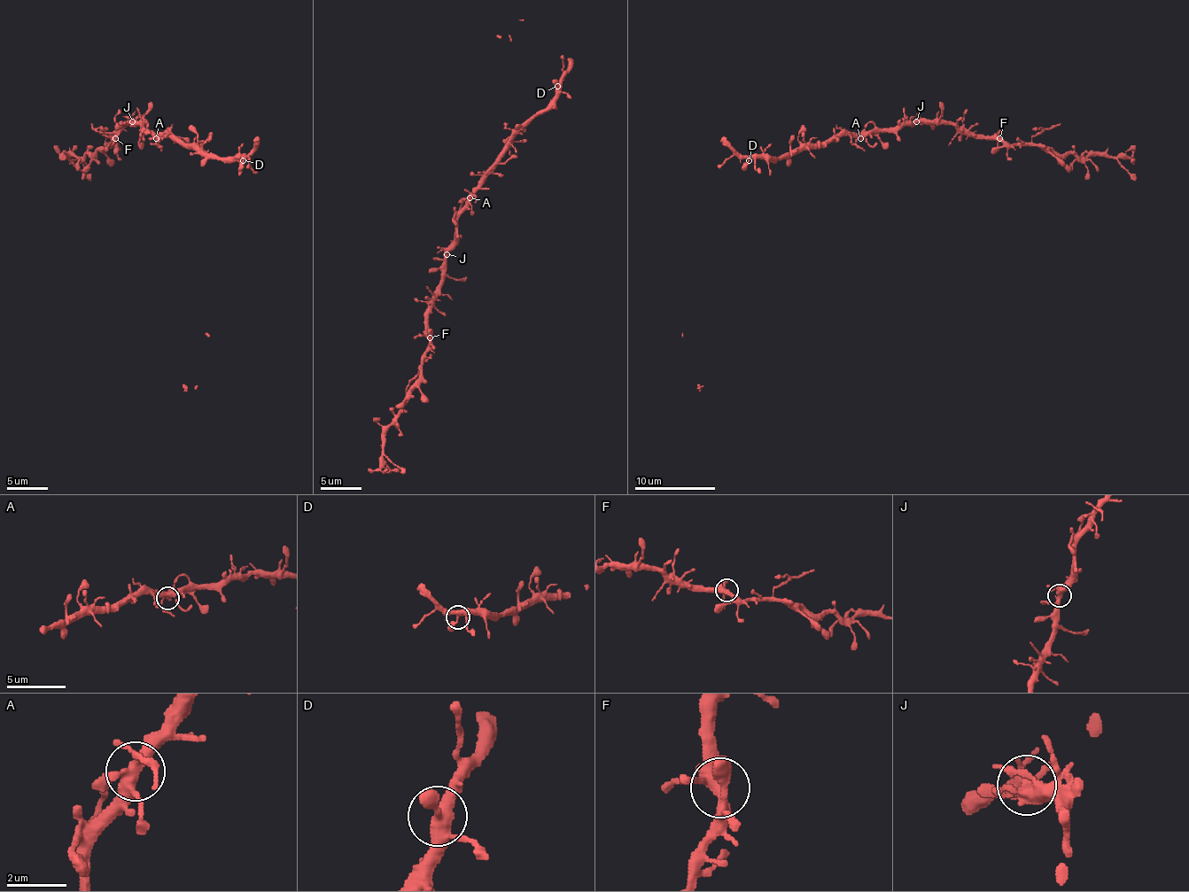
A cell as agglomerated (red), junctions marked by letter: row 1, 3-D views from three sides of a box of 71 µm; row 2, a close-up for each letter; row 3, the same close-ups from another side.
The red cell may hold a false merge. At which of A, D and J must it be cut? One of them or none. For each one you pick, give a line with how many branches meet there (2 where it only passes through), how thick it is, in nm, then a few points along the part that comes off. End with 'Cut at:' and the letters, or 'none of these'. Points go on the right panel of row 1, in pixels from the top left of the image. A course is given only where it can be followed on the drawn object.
Cut at: none of these

